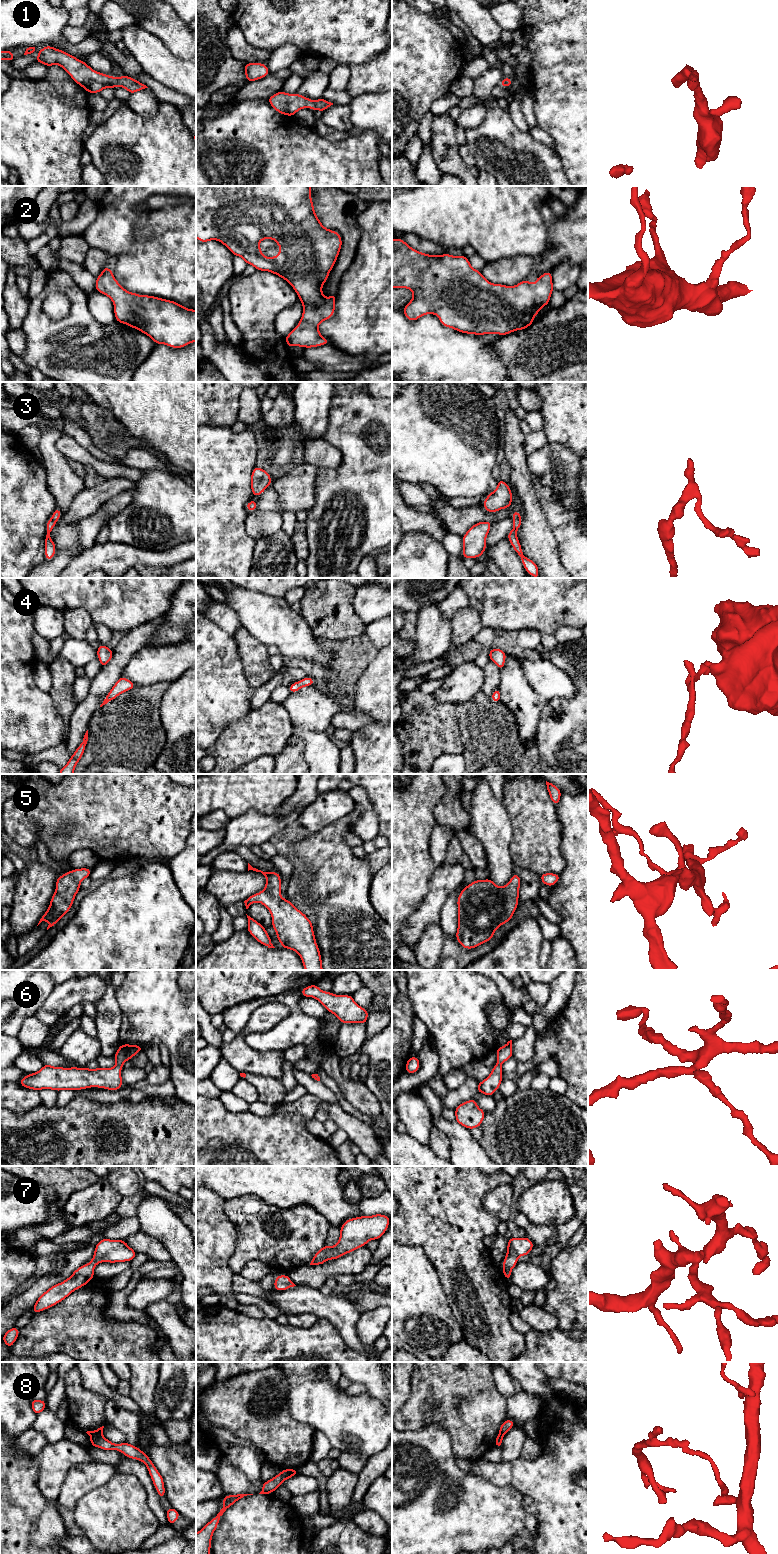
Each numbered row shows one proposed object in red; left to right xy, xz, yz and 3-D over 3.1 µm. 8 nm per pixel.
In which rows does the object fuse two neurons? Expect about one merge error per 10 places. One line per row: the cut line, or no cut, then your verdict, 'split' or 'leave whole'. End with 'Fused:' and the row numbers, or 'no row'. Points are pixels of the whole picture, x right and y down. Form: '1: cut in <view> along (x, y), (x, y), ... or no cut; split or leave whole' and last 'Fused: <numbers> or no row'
1: no cut; leave whole
2: no cut; leave whole
3: no cut; leave whole
4: no cut; leave whole
5: no cut; leave whole
6: no cut; leave whole
7: no cut; leave whole
8: cut in xy along (101, 1433), (96, 1433), (91, 1437); split
Fused: 8

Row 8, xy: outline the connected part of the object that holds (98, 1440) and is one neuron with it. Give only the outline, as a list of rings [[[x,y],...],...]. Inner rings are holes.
[[[96,1434],[92,1436],[90,1438],[90,1444],[94,1447],[107,1451],[117,1450],[130,1459],[136,1459],[143,1462],[148,1469],[148,1472],[160,1499],[166,1496],[163,1477],[161,1476],[153,1462],[150,1460],[148,1455],[145,1452],[141,1451],[138,1447],[131,1445],[128,1442],[114,1444],[106,1439],[103,1434]]]

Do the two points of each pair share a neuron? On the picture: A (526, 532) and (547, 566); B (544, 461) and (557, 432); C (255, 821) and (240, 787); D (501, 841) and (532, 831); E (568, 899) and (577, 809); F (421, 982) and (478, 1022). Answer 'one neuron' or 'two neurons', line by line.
A: one neuron
B: two neurons
C: two neurons
D: two neurons
E: one neuron
F: one neuron

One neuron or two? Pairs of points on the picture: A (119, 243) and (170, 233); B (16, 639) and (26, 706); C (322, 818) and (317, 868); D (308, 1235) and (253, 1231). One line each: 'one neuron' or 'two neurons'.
A: two neurons
B: one neuron
C: two neurons
D: one neuron

